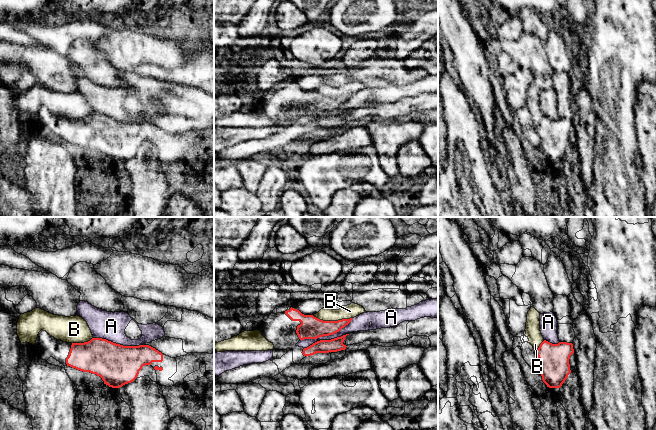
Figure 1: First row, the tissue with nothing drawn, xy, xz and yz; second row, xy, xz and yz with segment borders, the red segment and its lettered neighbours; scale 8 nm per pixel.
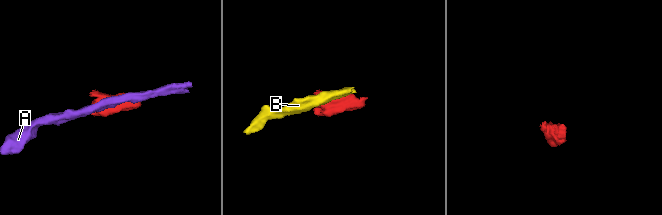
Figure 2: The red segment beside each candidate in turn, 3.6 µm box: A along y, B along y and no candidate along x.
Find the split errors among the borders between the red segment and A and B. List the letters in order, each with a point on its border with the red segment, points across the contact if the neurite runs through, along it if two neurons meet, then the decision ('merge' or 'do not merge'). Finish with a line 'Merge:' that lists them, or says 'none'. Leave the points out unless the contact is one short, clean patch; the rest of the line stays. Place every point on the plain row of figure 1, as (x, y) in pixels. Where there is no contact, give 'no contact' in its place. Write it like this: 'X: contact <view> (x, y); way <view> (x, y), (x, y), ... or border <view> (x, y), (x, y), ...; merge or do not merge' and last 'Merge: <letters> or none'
A: contact xz (327, 111); border xz (353, 94), (338, 107), (319, 112), (316, 117), (304, 124); do not merge
B: contact xz (332, 97); do not merge
Merge: none

